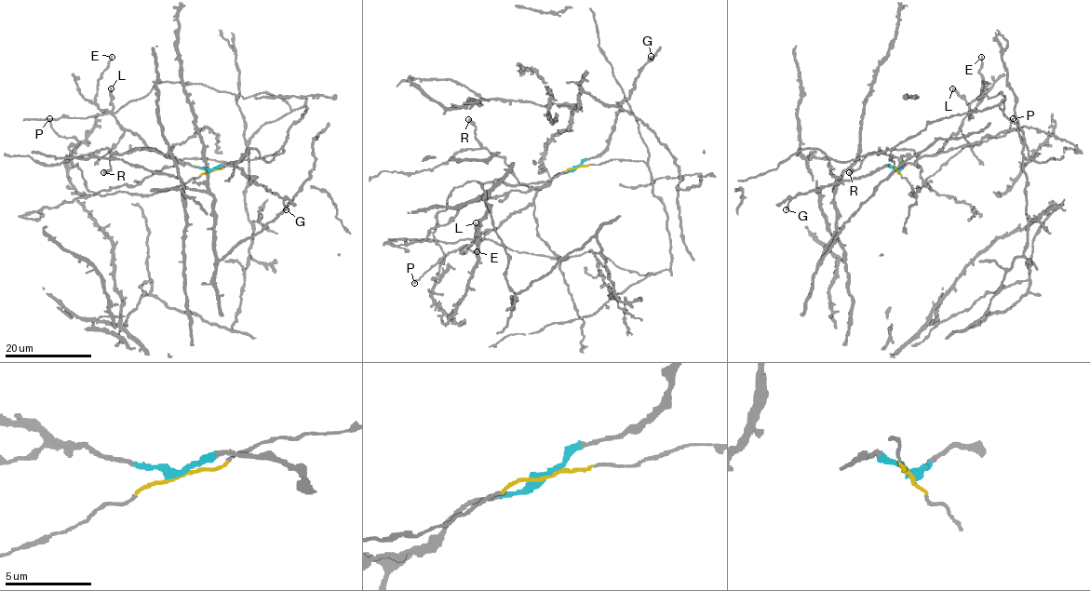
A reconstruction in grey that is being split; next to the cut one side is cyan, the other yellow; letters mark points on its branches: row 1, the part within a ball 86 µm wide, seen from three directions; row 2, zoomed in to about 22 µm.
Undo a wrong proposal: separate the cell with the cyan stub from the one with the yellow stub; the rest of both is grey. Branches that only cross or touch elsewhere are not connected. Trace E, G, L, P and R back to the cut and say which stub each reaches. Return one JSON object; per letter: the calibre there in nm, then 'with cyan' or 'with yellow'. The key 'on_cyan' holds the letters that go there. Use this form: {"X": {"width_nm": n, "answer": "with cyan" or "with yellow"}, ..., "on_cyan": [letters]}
{"E": {"width_nm": 140, "answer": "with cyan"}, "G": {"width_nm": 380, "answer": "with cyan"}, "L": {"width_nm": 220, "answer": "with cyan"}, "P": {"width_nm": 180, "answer": "with yellow"}, "R": {"width_nm": 500, "answer": "with cyan"}, "on_cyan": ["E", "G", "L", "R"]}

